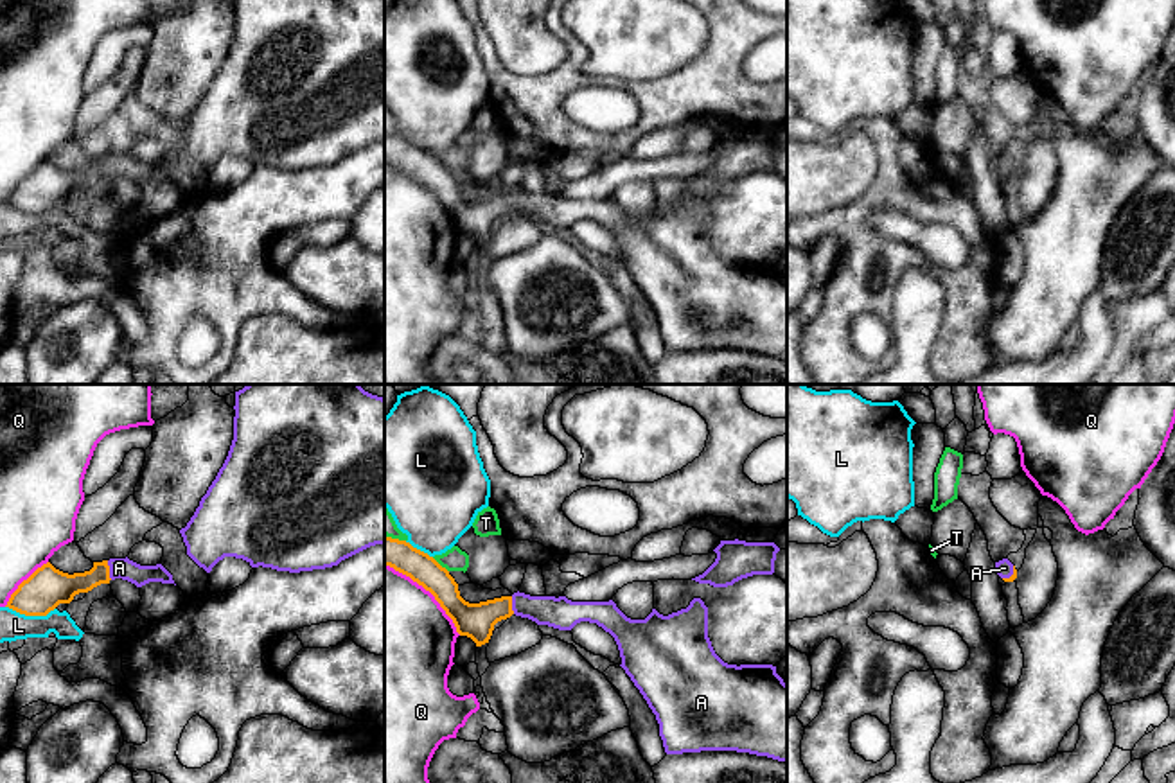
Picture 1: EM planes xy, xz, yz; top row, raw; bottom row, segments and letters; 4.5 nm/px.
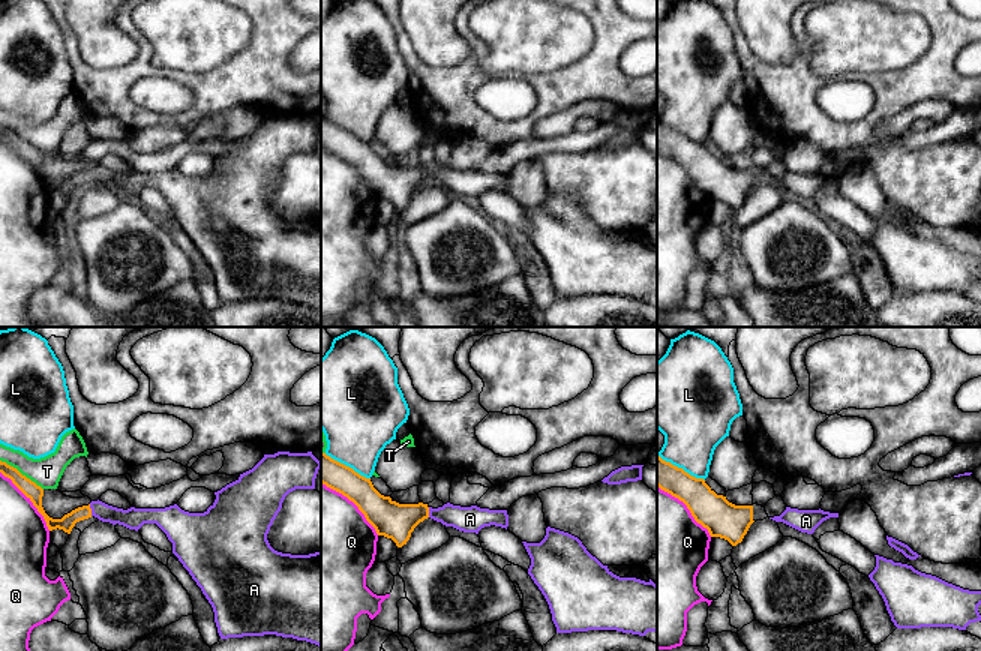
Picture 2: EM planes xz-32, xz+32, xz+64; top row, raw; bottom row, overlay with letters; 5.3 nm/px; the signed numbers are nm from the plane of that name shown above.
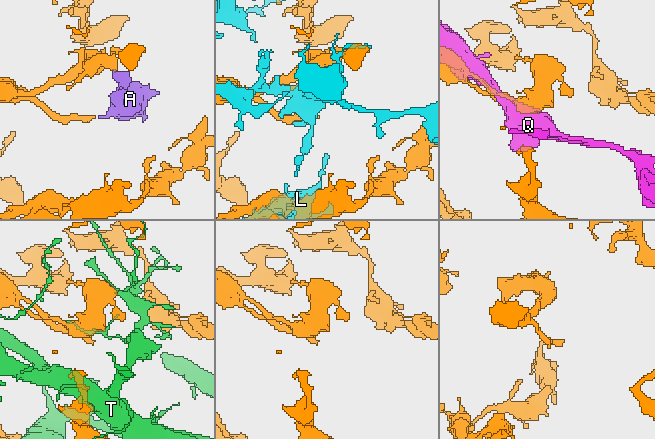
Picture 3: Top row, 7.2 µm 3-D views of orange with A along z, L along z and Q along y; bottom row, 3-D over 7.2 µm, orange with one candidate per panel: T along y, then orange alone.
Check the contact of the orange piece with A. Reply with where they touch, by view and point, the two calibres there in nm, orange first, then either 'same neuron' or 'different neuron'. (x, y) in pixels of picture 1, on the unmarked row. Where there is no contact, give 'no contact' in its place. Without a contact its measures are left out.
xy (108, 167) | 150/100 nm | same neuron

